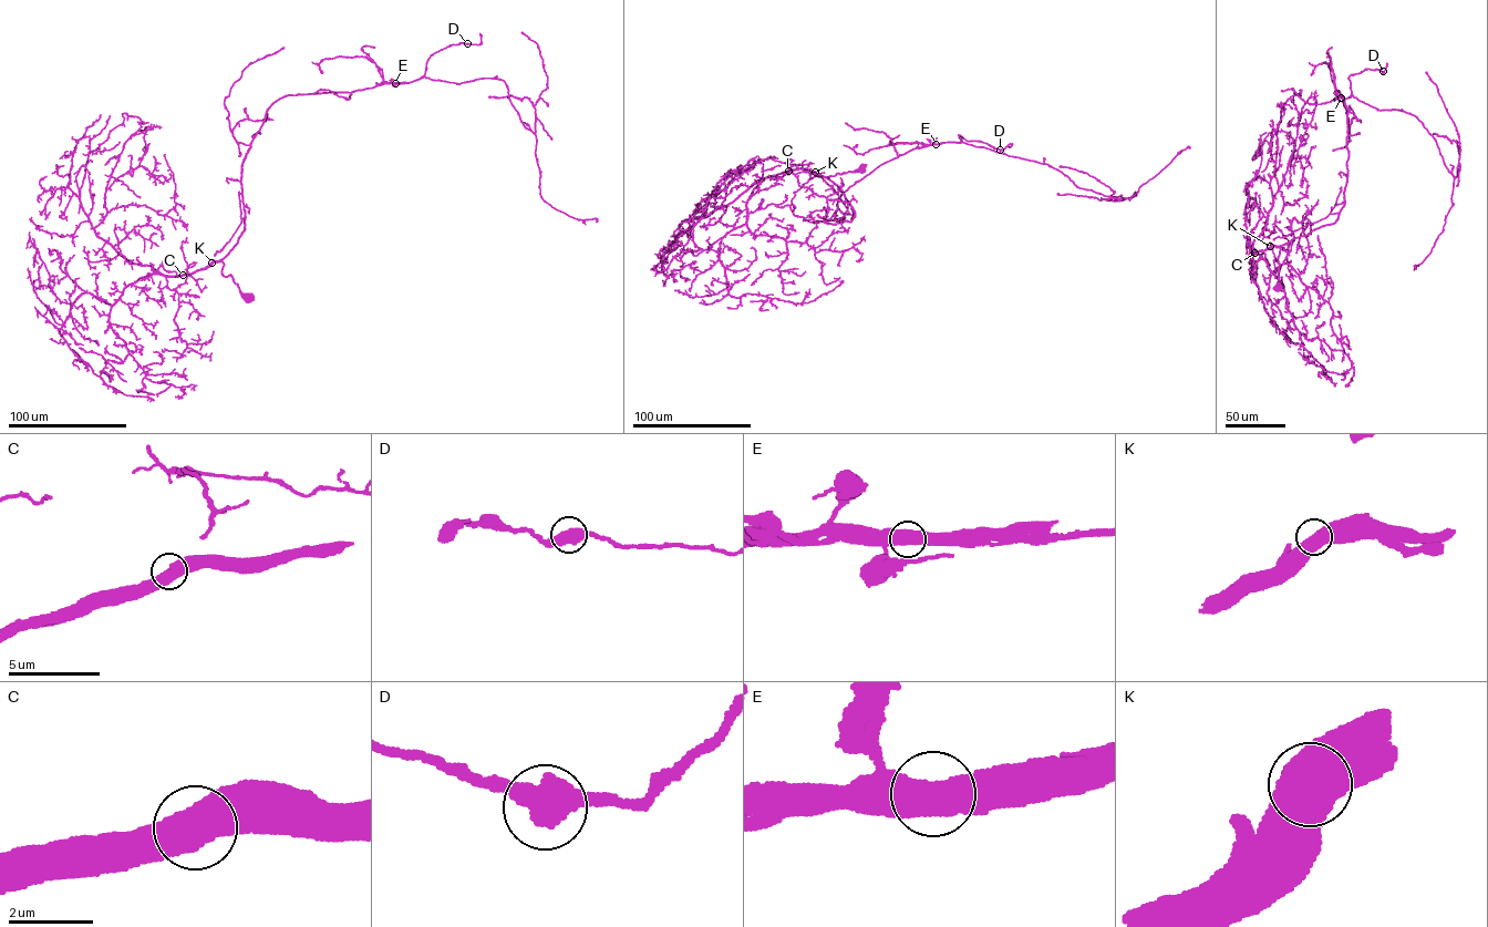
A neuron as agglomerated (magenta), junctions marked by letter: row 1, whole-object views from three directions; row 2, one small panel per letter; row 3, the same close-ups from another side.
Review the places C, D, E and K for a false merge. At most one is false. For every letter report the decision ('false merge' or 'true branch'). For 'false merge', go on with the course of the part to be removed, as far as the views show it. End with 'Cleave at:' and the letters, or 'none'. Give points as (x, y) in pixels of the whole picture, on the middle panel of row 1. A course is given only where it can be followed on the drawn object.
C: true branch
D: true branch
E: false merge; foreign part runs (936, 144), (889, 143), (899, 134)
K: true branch
Cleave at: E

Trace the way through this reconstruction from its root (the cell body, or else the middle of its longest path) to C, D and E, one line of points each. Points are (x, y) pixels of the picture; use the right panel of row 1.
C: (1278, 287), (1280, 248), (1272, 246), (1254, 253)
D: (1278, 287), (1279, 247), (1333, 223), (1344, 203), (1349, 110), (1334, 99), (1351, 96), (1351, 74), (1383, 71)
E: (1278, 287), (1279, 247), (1333, 223), (1344, 203), (1349, 110), (1343, 96), (1334, 99), (1341, 98)

